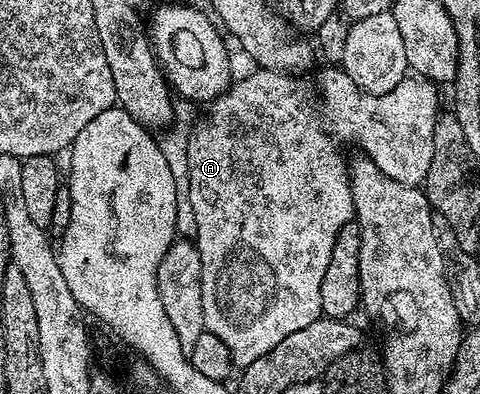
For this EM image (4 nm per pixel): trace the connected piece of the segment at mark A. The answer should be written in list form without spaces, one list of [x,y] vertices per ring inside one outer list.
[[[261,68],[254,73],[233,83],[230,89],[219,98],[209,103],[206,115],[185,135],[188,148],[188,184],[192,188],[192,213],[196,216],[196,245],[200,252],[202,265],[202,303],[204,304],[204,324],[206,330],[212,332],[228,348],[235,367],[245,368],[252,360],[260,360],[280,340],[292,336],[292,332],[300,332],[300,328],[308,328],[317,318],[323,317],[320,304],[320,284],[324,280],[324,272],[328,268],[328,260],[332,258],[332,244],[336,244],[336,236],[340,228],[344,228],[354,218],[354,201],[350,191],[348,162],[338,155],[338,146],[332,135],[326,131],[318,110],[306,90],[297,82],[297,77],[289,73]]]

